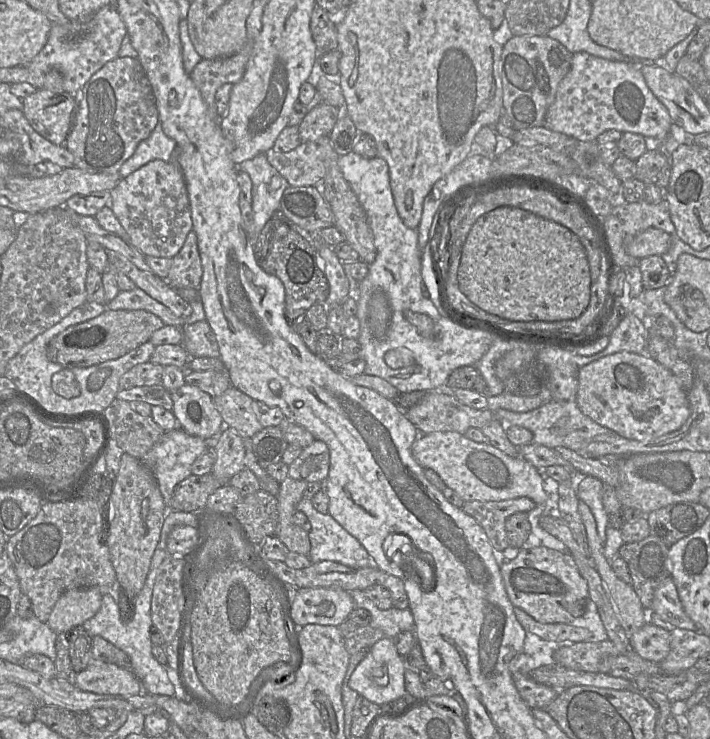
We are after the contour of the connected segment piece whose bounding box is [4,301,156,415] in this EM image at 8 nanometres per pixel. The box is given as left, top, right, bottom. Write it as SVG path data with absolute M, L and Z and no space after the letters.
M88 301L74 309L60 322L24 345L16 356L8 361L4 376L14 383L17 390L32 397L50 413L60 415L104 414L105 409L116 398L120 377L132 367L149 362L156 347L147 341L118 359L87 368L66 368L51 362L46 356L46 348L51 339L68 327L93 319L105 310L106 304Z

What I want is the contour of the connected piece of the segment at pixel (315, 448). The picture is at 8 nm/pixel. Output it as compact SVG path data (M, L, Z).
M321 440L302 449L301 454L288 468L288 477L306 482L324 482L328 477L330 452Z

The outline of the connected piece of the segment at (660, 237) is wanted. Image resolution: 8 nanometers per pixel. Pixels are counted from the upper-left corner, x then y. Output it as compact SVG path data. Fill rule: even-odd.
M648 228L636 235L627 245L626 252L637 259L662 256L671 245L671 235L657 228Z

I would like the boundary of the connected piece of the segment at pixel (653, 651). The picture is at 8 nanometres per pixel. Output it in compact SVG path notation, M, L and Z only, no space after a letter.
M645 624L628 637L631 650L645 660L655 663L666 658L670 651L670 631Z

